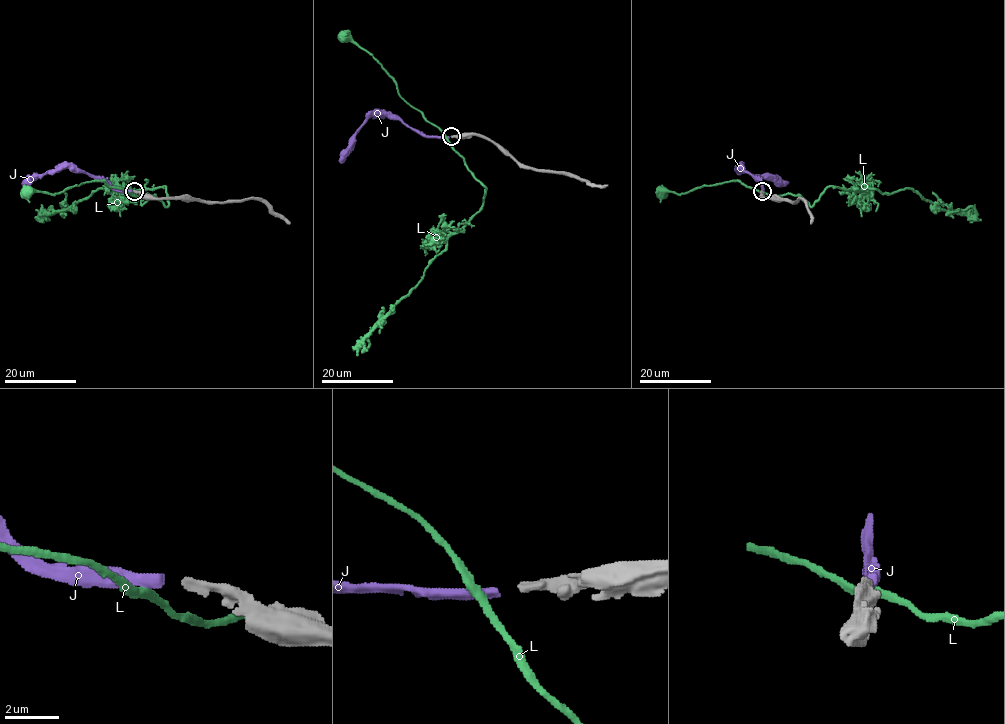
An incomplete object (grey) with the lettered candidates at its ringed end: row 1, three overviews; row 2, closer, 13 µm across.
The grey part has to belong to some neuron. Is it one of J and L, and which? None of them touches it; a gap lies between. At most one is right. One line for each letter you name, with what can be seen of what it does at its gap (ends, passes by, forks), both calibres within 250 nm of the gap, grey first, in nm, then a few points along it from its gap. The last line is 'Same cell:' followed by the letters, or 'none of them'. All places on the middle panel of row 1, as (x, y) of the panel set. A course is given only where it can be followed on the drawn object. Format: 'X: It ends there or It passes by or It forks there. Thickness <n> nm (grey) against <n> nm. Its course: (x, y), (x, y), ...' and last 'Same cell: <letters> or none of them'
J: It ends there. Thickness 320 nm (grey) against 380 nm. Its course: (449, 137), (425, 136), (398, 119), (371, 115), (355, 135), (354, 147), (340, 163)
Same cell: J

